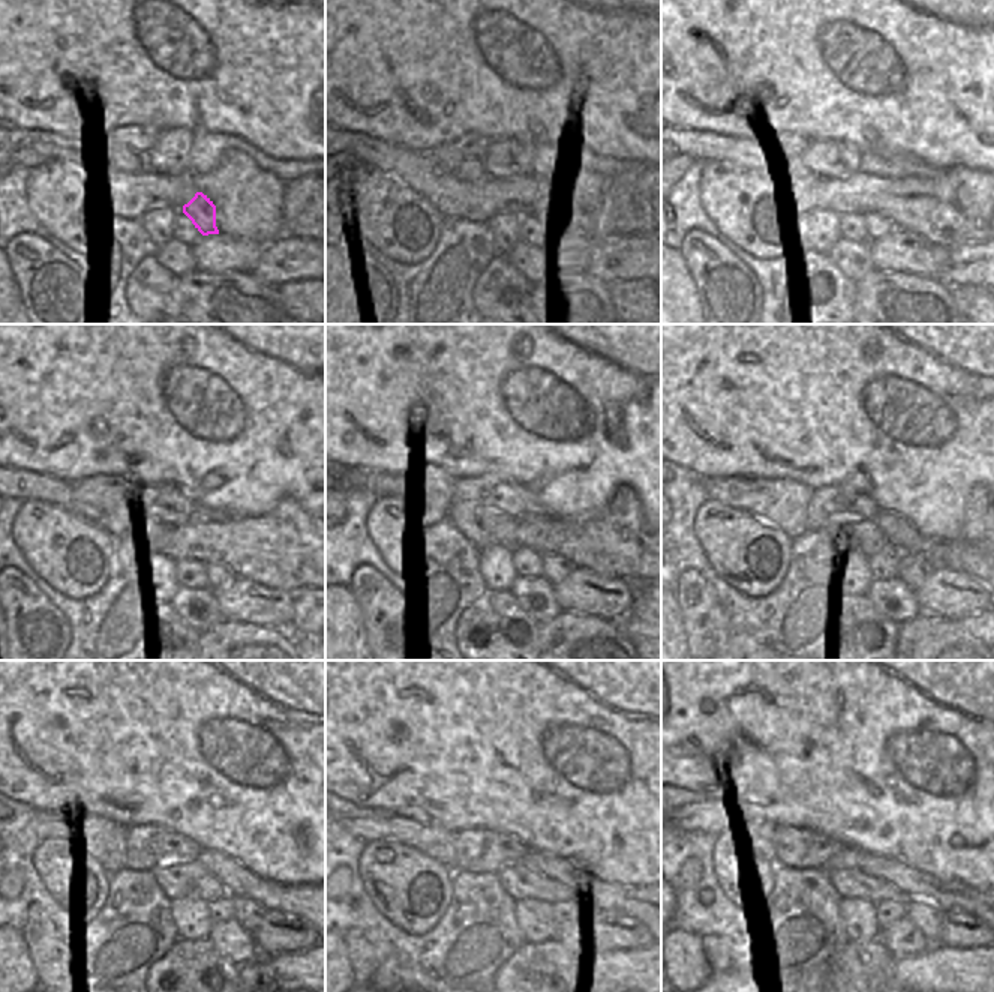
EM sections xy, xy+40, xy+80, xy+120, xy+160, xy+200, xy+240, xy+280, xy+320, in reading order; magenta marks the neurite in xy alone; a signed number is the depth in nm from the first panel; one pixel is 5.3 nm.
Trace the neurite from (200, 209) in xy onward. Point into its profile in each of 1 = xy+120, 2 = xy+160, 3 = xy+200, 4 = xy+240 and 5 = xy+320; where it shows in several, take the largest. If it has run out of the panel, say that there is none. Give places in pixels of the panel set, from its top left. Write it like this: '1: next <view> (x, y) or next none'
1: next xy+120 (219, 575)
2: next xy+160 (555, 569)
3: next xy+200 (913, 571)
4: next xy+240 (249, 913)
5: next xy+320 (928, 919)

